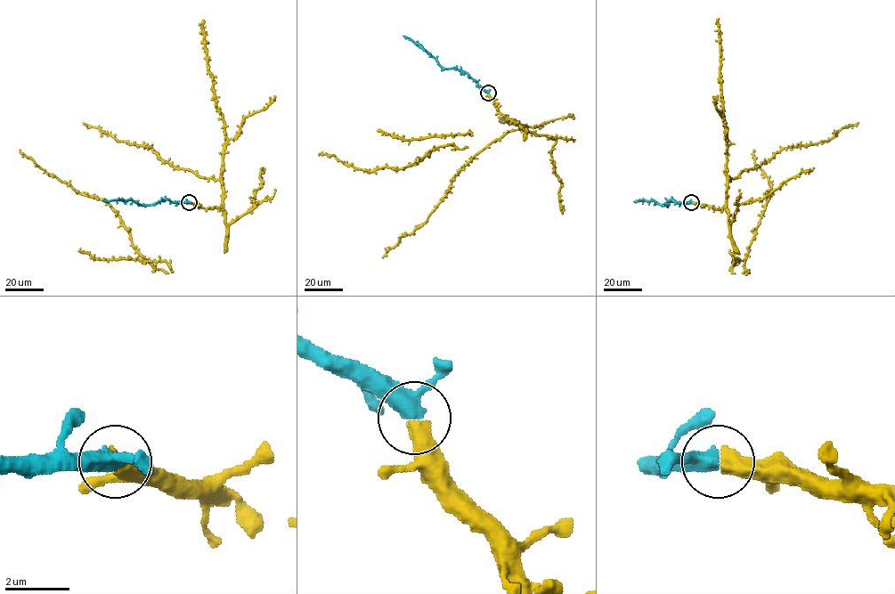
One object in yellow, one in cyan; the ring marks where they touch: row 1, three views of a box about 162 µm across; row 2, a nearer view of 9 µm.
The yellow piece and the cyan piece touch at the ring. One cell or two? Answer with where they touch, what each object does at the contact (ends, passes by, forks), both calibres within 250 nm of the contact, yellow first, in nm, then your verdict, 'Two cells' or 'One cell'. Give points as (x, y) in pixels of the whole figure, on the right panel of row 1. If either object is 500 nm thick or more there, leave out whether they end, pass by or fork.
Place: (691, 202). Thickness 550 nm (yellow) against 400 nm. One cell

